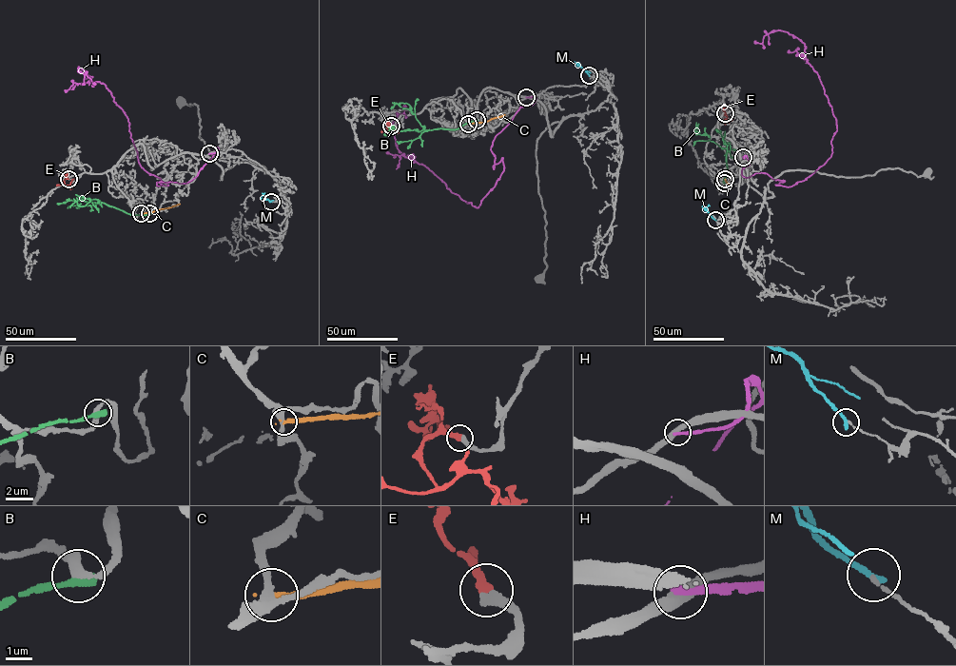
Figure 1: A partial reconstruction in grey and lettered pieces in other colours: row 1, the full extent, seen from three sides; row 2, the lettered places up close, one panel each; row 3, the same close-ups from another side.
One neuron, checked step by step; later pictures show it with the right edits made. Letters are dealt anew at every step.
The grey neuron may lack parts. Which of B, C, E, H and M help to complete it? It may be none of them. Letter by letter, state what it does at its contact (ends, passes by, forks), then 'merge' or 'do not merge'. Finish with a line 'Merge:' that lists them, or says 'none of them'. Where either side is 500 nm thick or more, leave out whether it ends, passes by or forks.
B: it ends | do not merge
C: it ends | do not merge
E: it ends | merge
H: it ends | do not merge
M: it ends | do not merge
Merge: E

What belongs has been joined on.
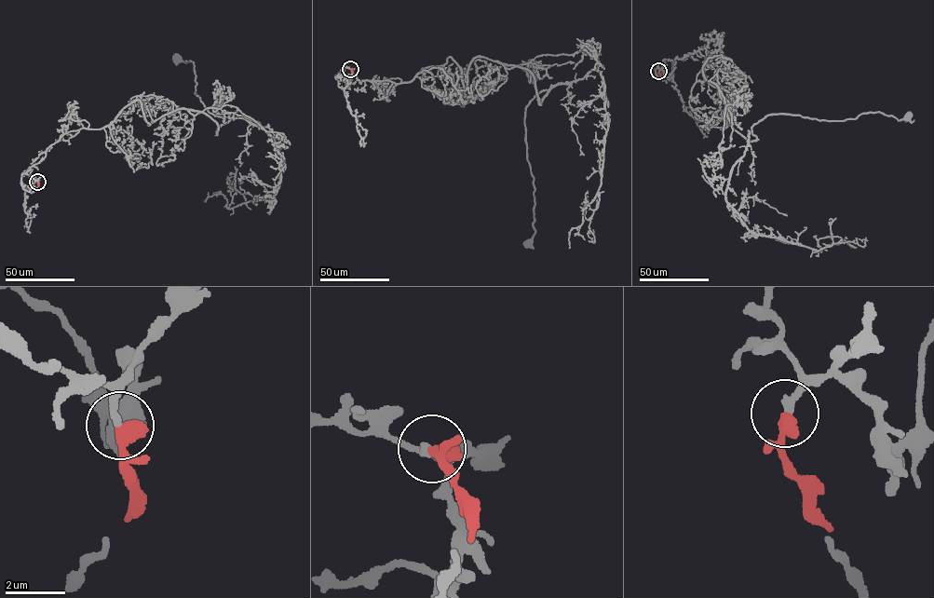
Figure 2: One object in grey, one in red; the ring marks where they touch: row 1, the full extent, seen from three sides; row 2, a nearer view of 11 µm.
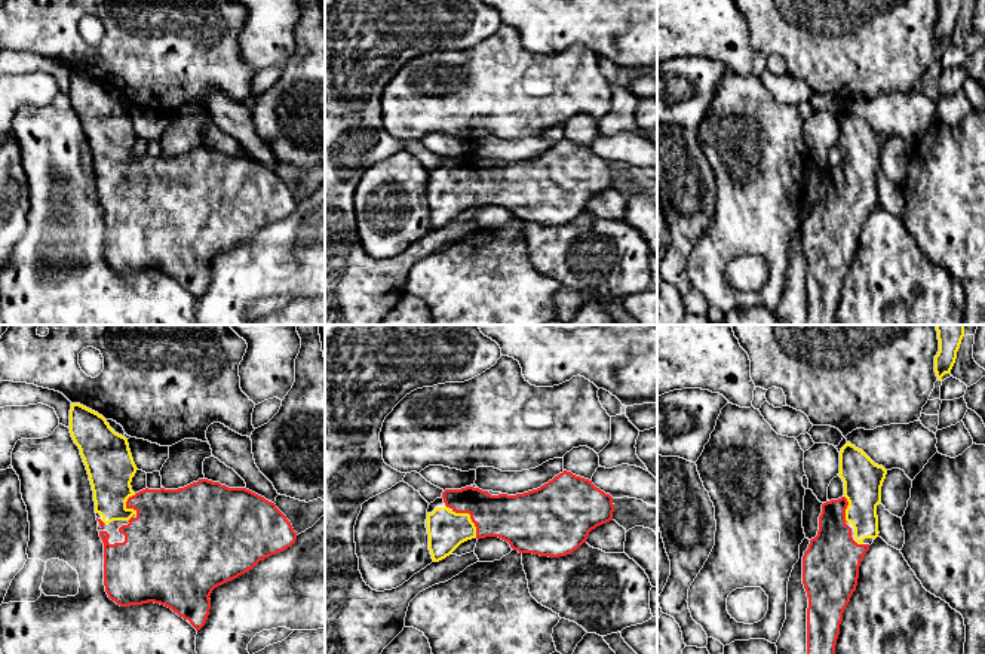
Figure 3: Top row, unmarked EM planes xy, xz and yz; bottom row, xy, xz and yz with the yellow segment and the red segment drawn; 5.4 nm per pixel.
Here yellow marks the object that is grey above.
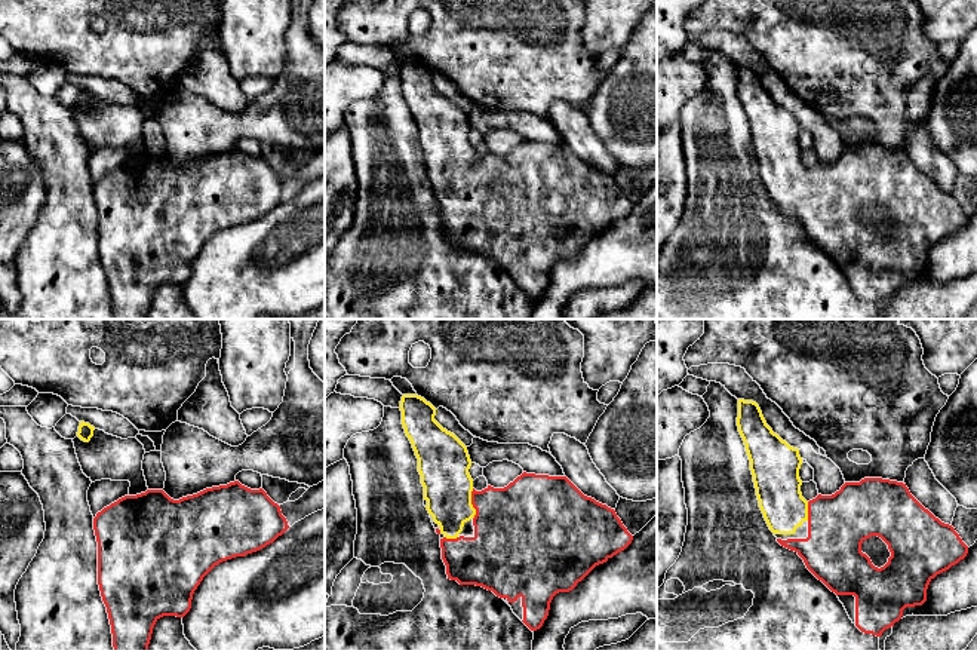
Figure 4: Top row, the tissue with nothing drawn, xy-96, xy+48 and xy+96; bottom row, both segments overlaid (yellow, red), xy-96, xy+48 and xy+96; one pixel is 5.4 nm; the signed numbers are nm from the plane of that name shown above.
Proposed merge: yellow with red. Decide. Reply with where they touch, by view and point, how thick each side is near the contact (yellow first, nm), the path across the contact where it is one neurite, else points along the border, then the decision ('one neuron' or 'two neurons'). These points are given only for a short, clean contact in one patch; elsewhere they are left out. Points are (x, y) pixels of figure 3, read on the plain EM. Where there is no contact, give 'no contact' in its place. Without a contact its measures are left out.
meets yellow in xz at (469, 184); 220 nm thick on the yellow side, 260 nm on the other; runs through xz (447, 197), (462, 192), (469, 184), (506, 184), (515, 187); one neuron

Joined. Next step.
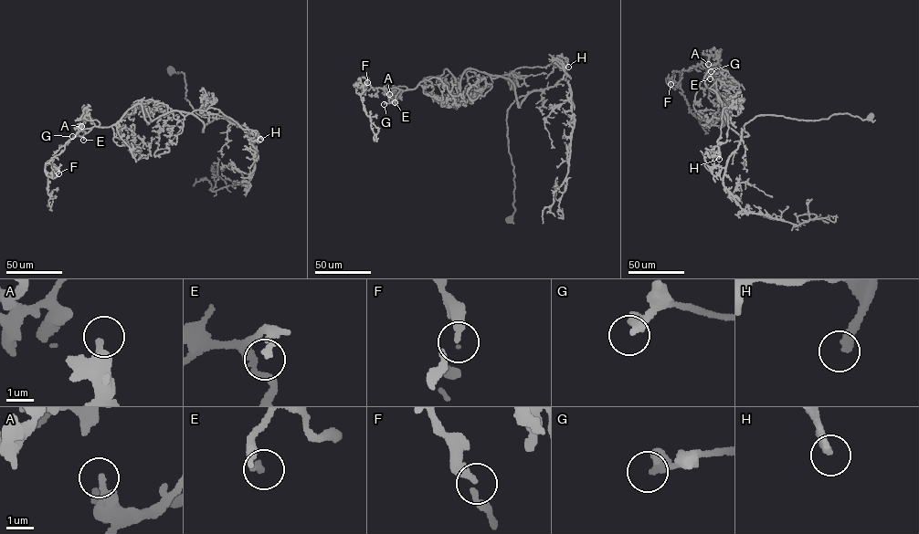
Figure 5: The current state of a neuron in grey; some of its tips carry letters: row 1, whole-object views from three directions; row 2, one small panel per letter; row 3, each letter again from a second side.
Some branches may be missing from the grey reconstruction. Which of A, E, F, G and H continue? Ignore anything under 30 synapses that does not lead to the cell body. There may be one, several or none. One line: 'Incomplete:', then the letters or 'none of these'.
Incomplete: H

